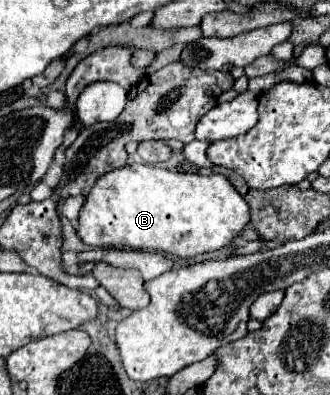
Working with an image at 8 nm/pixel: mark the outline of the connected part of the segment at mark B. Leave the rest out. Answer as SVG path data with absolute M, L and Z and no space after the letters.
M128 164L98 178L88 192L78 218L78 238L96 248L134 248L148 252L166 252L178 258L214 252L228 246L248 224L250 208L234 186L222 174L184 174L150 164Z

